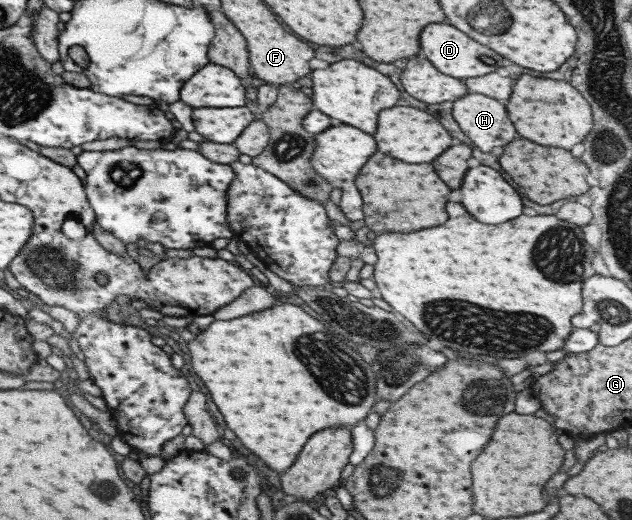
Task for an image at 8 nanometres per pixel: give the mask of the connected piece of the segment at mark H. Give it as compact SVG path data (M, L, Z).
M467 93L453 102L453 120L473 146L483 153L495 146L505 146L515 138L513 124L505 114L503 104L487 96L477 96L477 93Z

